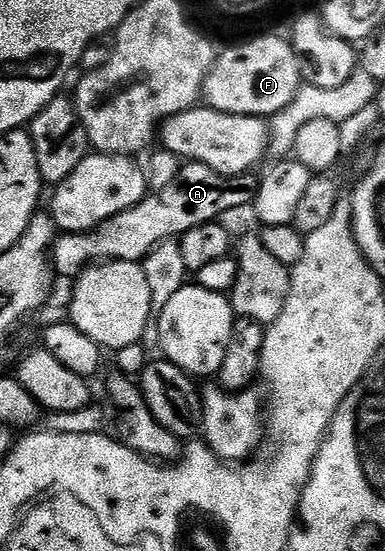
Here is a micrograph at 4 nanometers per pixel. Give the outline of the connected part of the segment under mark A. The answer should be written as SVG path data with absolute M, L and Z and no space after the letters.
M187 162L176 181L172 181L172 185L167 185L161 193L147 194L146 198L140 200L132 209L116 213L116 217L104 221L95 230L81 231L75 235L59 234L52 244L52 266L59 276L77 277L87 267L96 263L142 263L146 256L152 254L162 243L177 240L184 233L188 233L188 229L196 229L196 225L221 220L225 211L234 211L237 207L249 208L258 191L258 181L259 176L254 173L221 175L216 173L216 169L208 169L208 165L203 163Z

